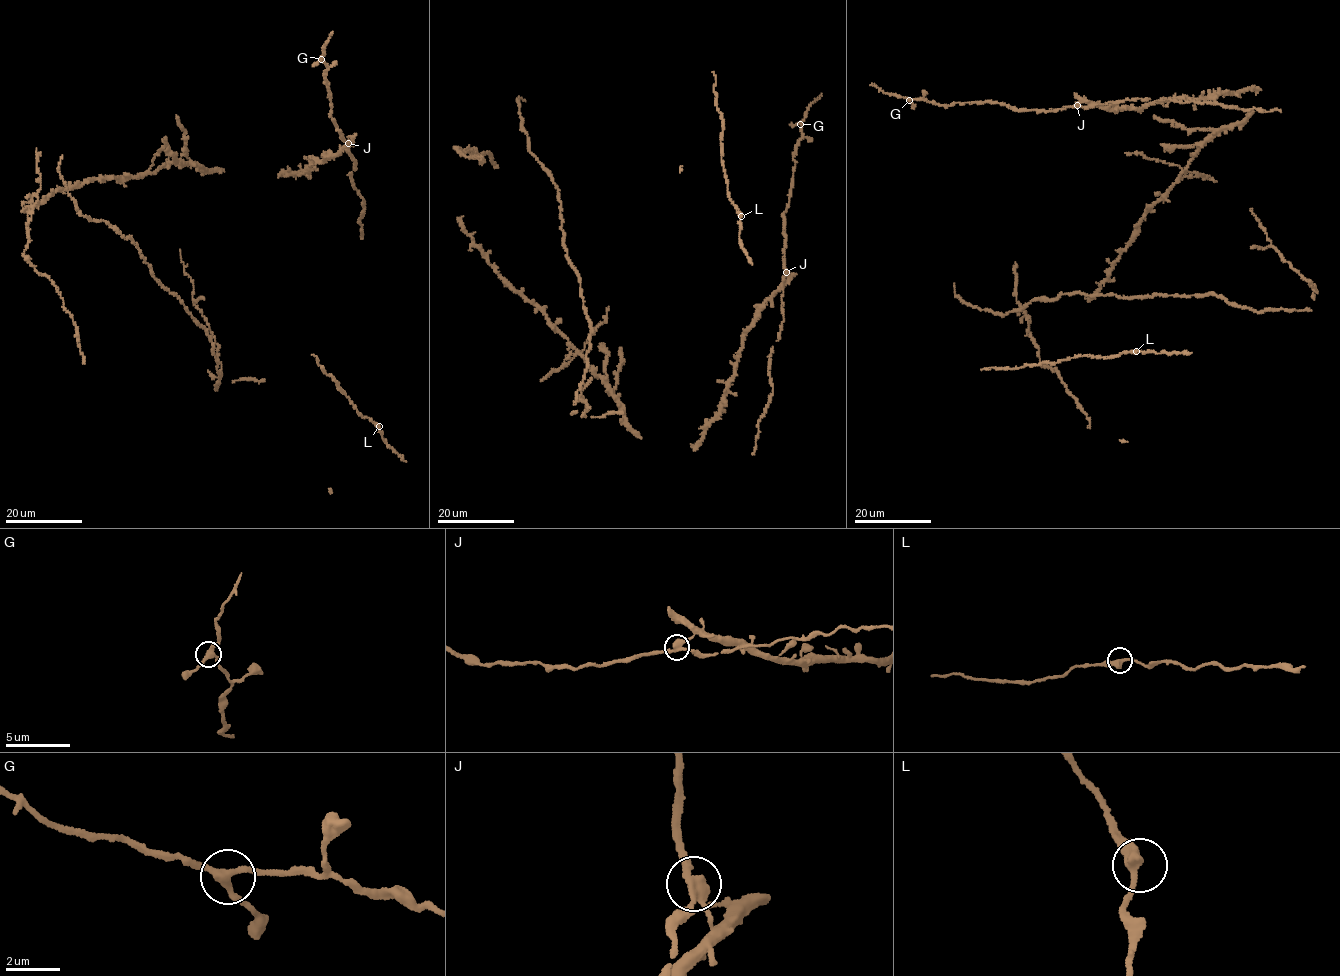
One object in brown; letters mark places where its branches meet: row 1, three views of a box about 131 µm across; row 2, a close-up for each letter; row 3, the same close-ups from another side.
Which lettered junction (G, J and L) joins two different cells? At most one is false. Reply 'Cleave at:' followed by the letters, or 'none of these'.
Cleave at: J

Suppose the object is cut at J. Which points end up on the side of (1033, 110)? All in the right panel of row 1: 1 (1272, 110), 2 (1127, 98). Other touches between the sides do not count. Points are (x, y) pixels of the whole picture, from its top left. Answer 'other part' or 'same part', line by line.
1: same part
2: same part

